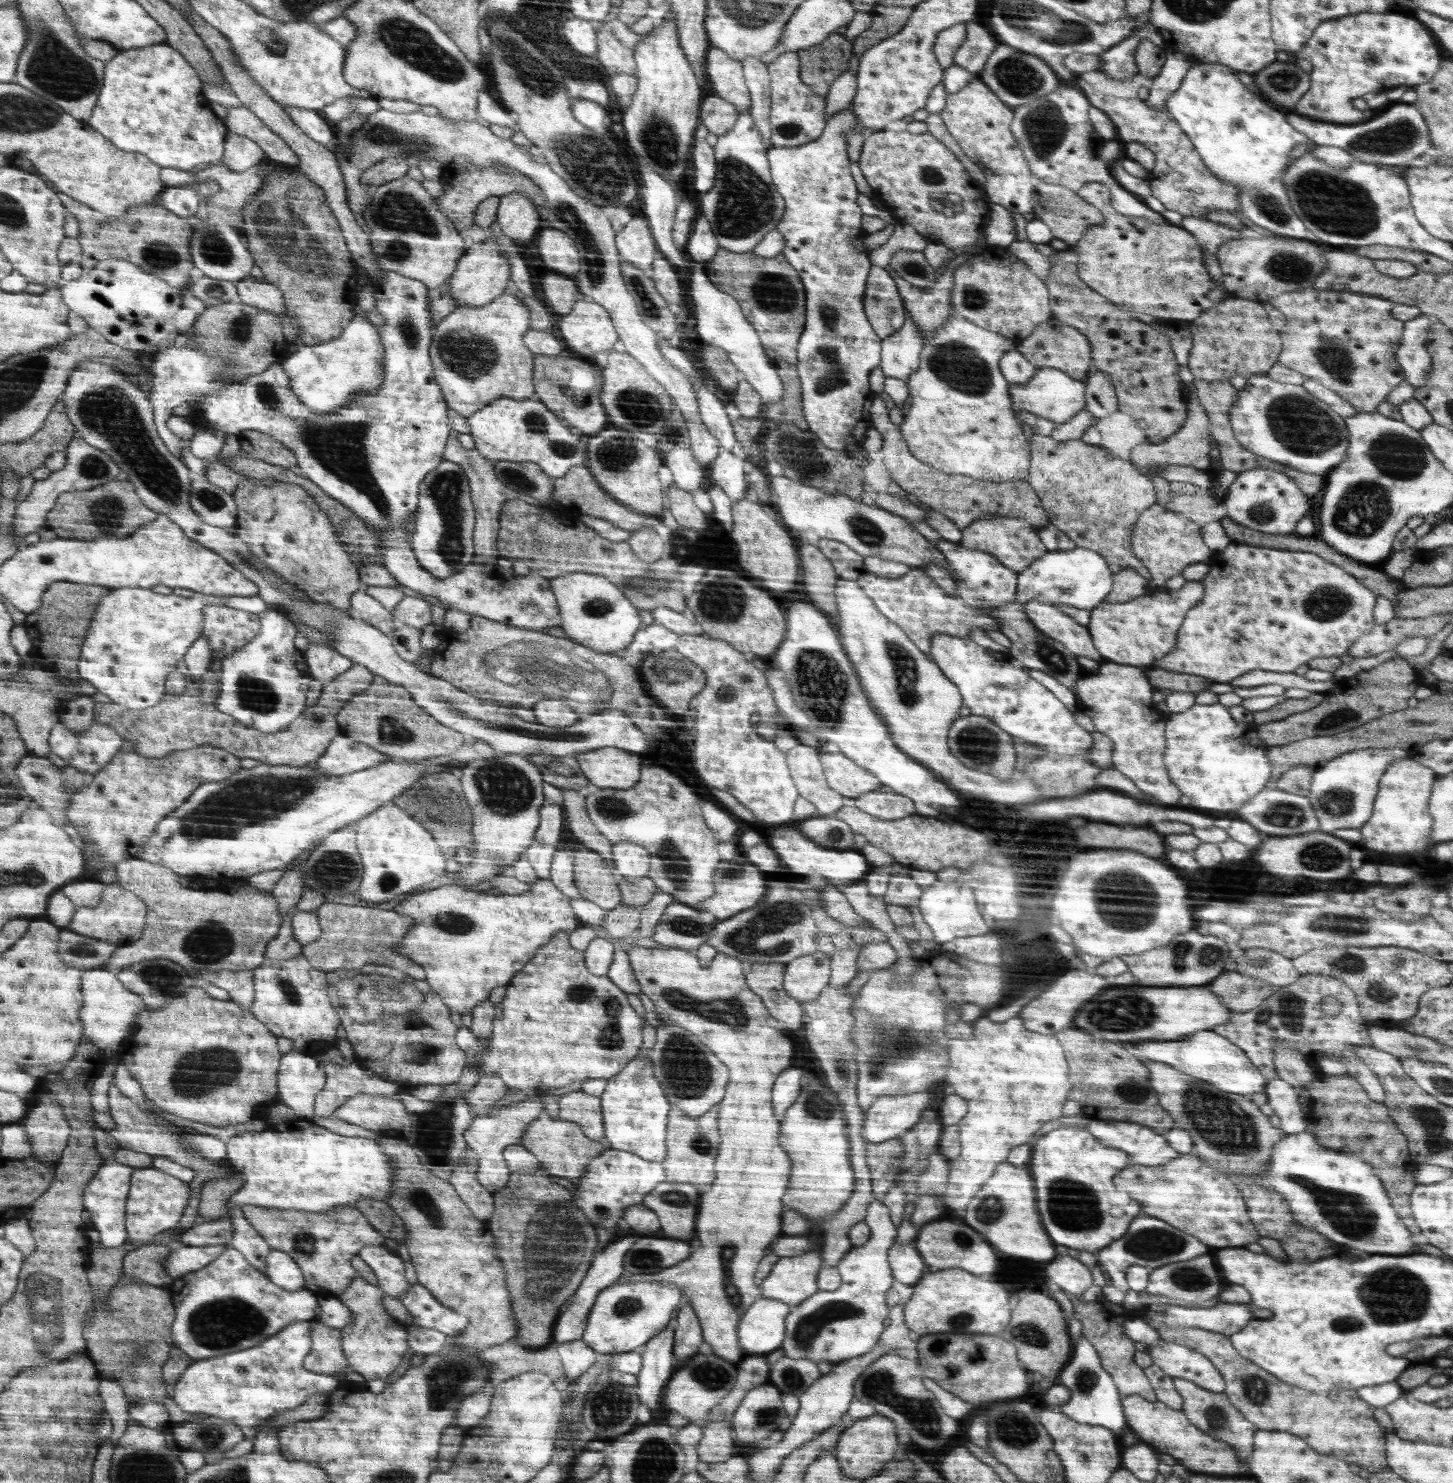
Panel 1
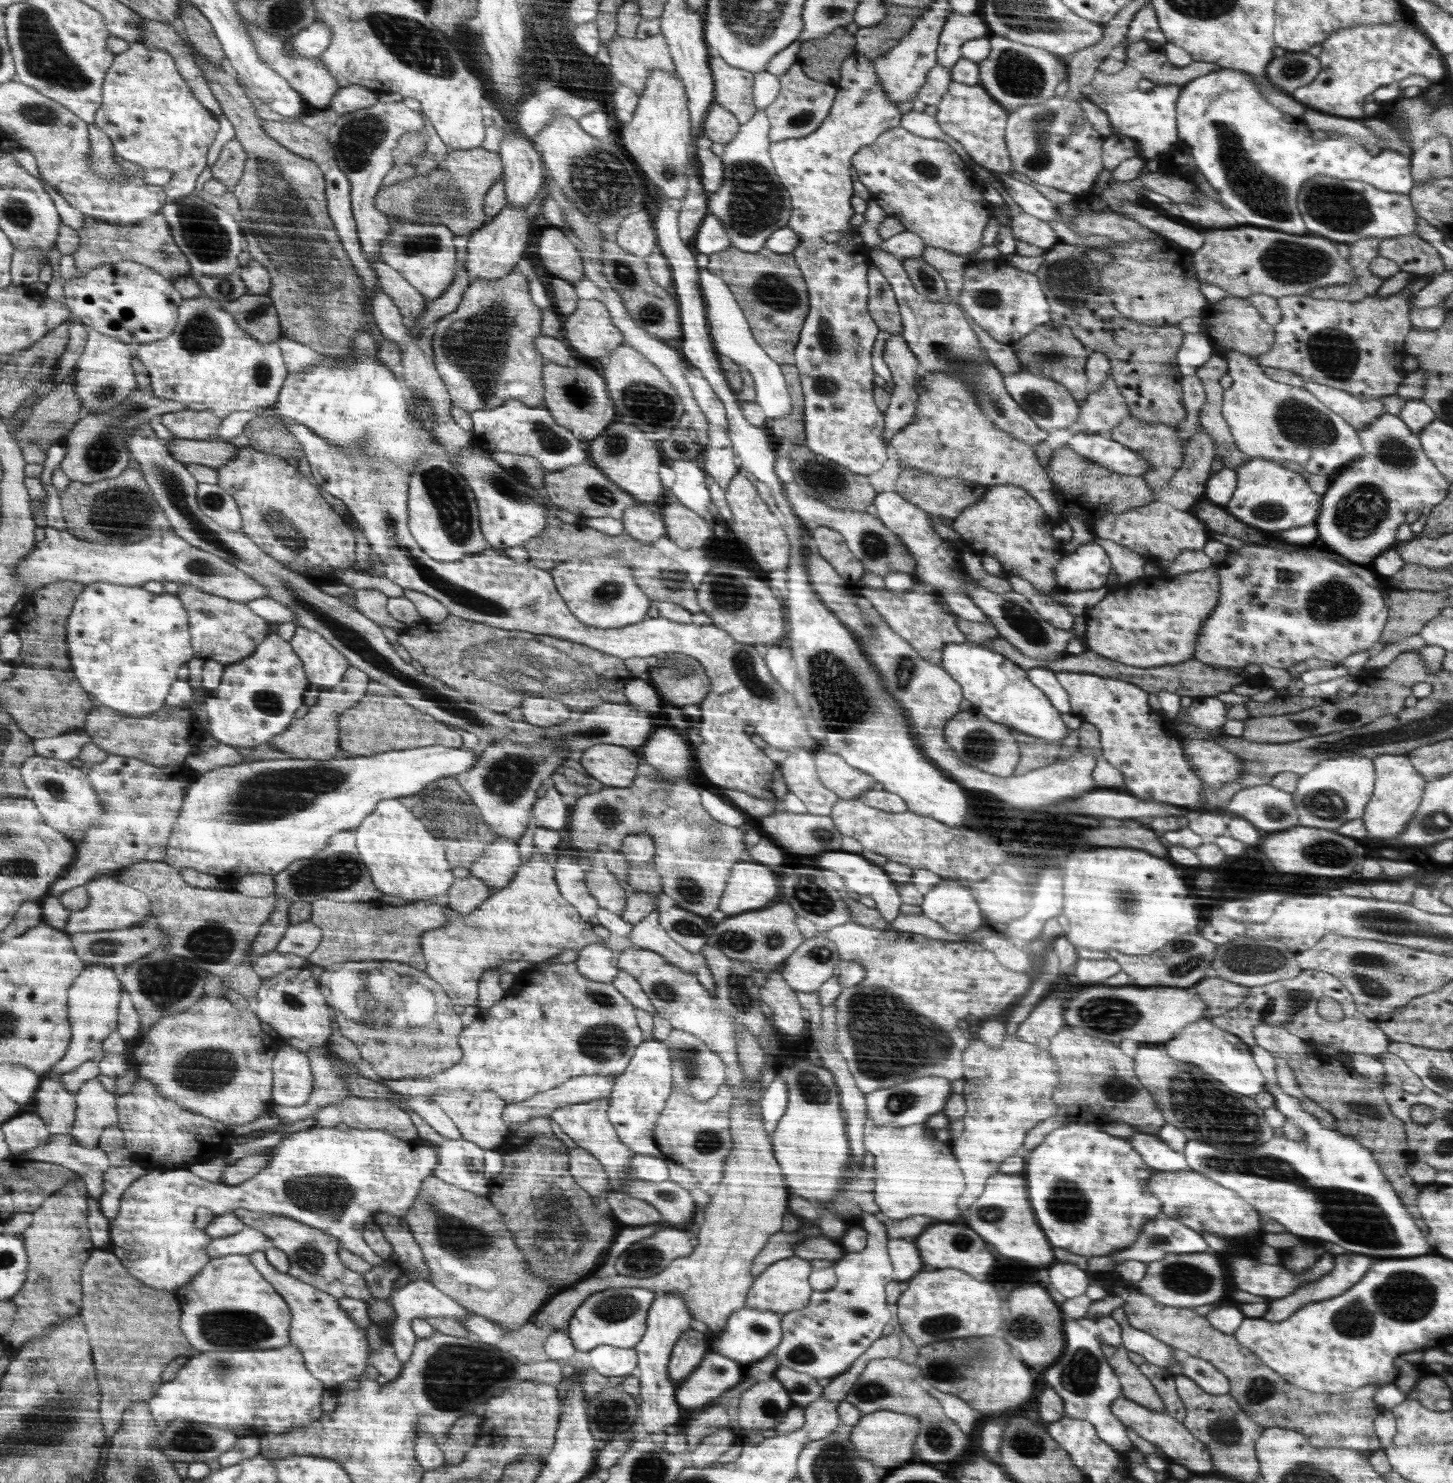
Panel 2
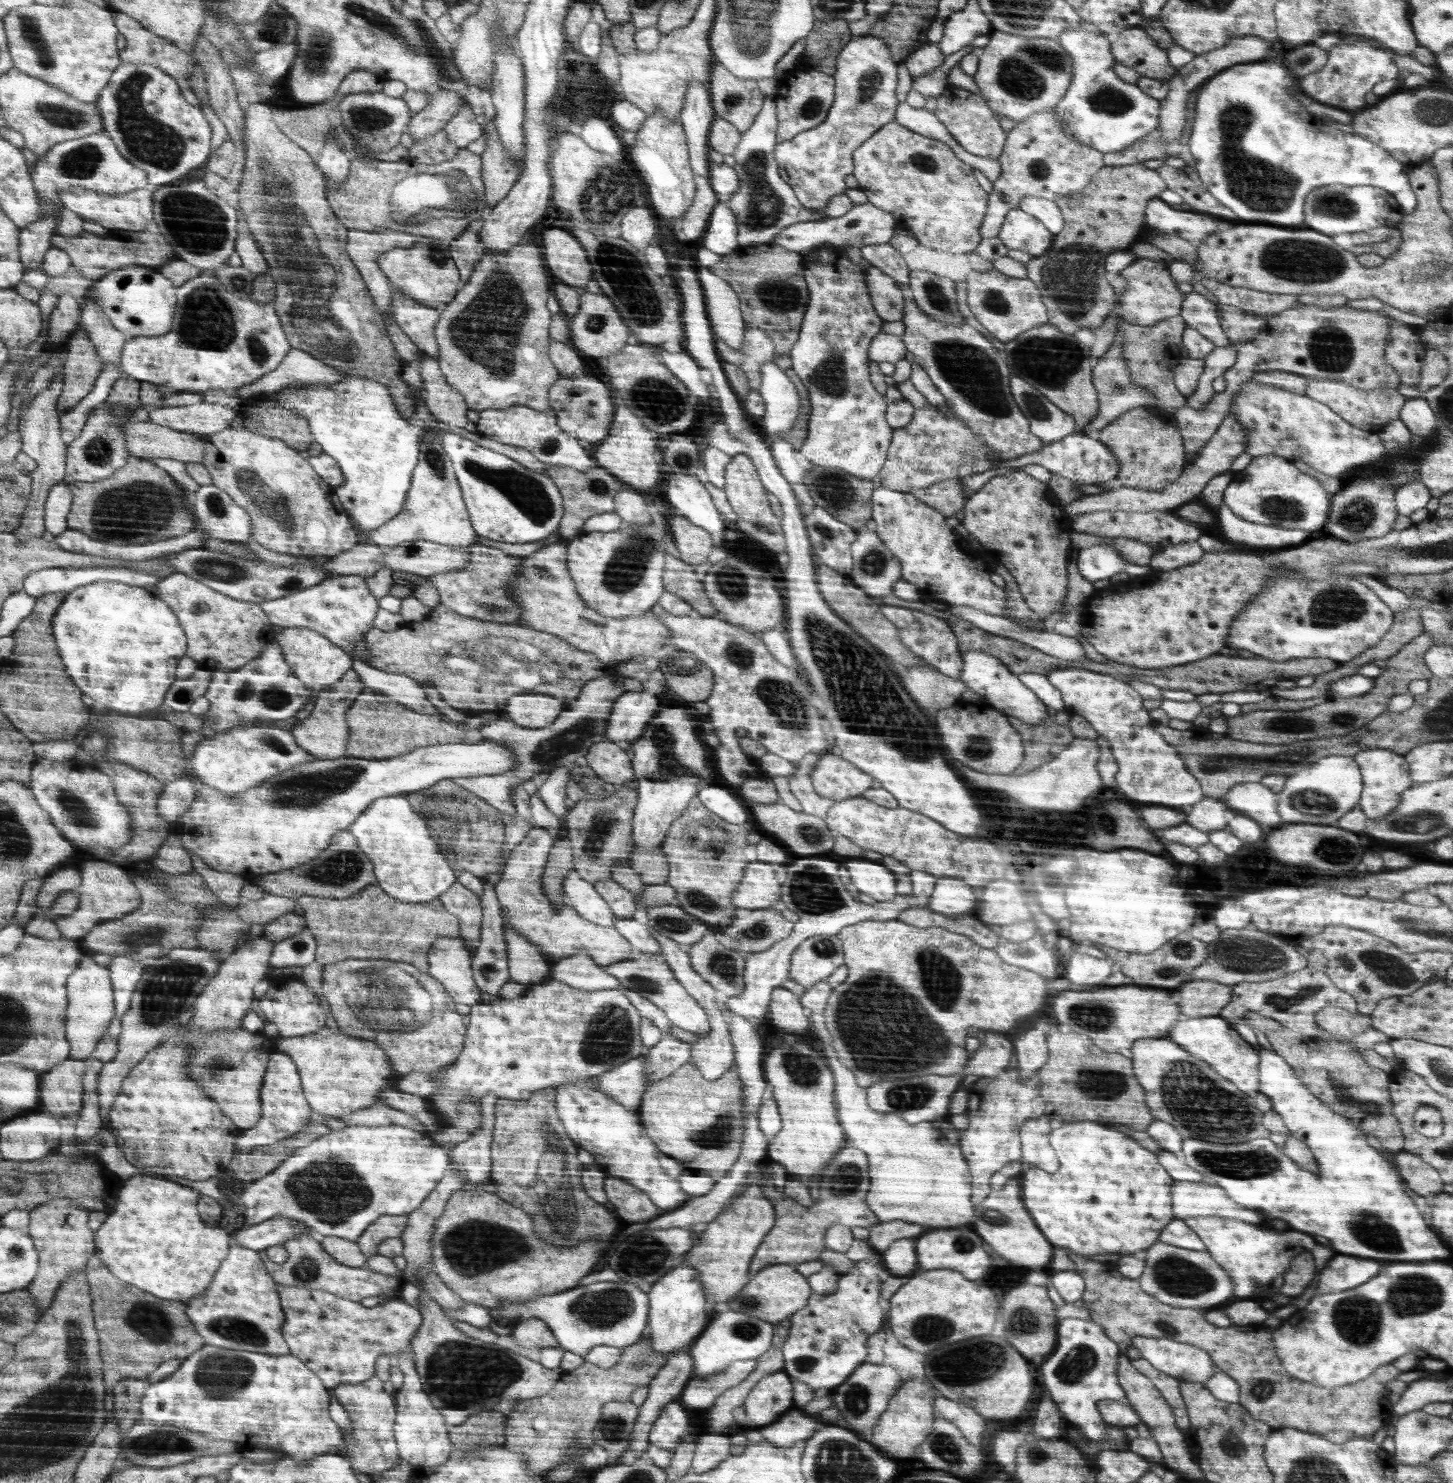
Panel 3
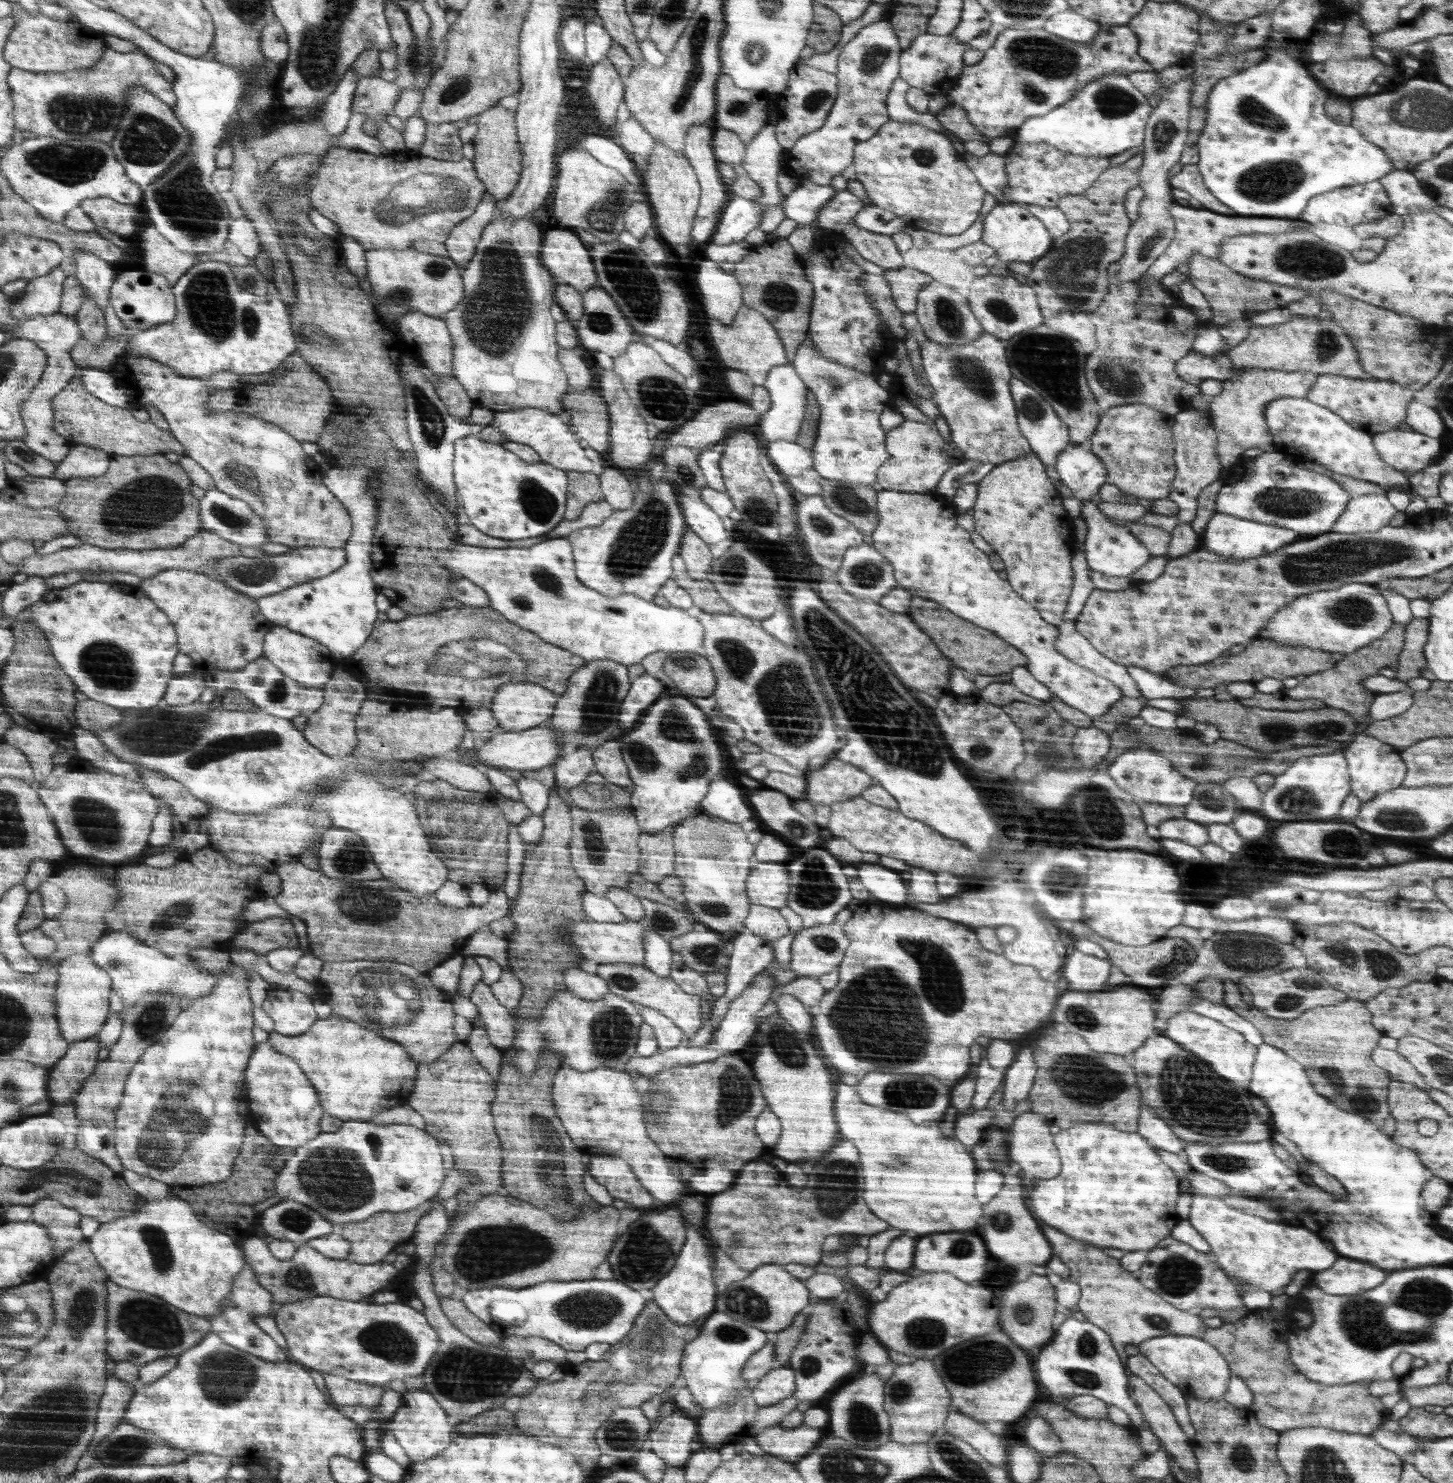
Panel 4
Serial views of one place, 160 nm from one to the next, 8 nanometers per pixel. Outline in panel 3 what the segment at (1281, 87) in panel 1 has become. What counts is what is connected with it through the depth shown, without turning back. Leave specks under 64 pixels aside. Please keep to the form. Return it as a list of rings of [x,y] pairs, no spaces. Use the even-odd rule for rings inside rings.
[[[1314,43],[1300,45],[1291,50],[1286,50],[1284,64],[1290,69],[1296,80],[1316,72],[1326,65],[1329,52],[1320,49]]]

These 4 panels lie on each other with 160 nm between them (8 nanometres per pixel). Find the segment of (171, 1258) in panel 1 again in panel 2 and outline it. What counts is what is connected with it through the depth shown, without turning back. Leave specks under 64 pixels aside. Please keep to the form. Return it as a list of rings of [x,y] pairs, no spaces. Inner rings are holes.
[[[245,1226],[245,1228],[232,1236],[213,1239],[204,1252],[208,1254],[208,1258],[220,1258],[229,1255],[250,1255],[252,1252],[263,1249],[264,1244],[268,1242],[268,1236],[264,1236],[262,1232],[254,1230],[254,1228]]]

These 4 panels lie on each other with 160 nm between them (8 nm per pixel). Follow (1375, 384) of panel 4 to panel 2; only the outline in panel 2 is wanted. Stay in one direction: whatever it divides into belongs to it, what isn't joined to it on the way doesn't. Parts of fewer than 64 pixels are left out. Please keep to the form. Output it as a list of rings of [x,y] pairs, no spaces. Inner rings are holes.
[[[1314,381],[1305,382],[1303,388],[1316,396],[1316,399],[1327,408],[1339,414],[1355,429],[1366,428],[1370,422],[1386,413],[1380,399],[1359,400],[1346,391],[1324,386]]]

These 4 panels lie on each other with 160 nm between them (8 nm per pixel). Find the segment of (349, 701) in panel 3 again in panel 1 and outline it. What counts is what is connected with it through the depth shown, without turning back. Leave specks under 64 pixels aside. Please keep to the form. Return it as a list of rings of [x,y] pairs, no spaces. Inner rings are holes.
[[[354,663],[348,671],[343,672],[342,675],[339,675],[330,684],[324,686],[322,694],[320,694],[318,702],[314,706],[308,708],[303,715],[299,715],[290,726],[278,732],[258,732],[253,728],[240,724],[231,716],[215,708],[215,700],[219,696],[219,682],[217,677],[211,672],[210,665],[199,684],[193,684],[188,679],[186,692],[183,692],[180,696],[165,694],[163,700],[154,707],[144,710],[128,710],[116,703],[106,704],[106,702],[97,702],[95,720],[114,728],[120,736],[123,736],[128,746],[132,743],[134,751],[142,757],[164,759],[168,754],[176,753],[177,751],[192,750],[200,748],[200,746],[214,746],[214,748],[220,748],[220,750],[231,753],[232,756],[236,756],[239,759],[250,758],[262,762],[262,764],[270,764],[270,766],[292,765],[301,767],[315,763],[327,752],[327,749],[332,744],[332,740],[334,740],[336,735],[340,734],[337,723],[339,710],[346,706],[352,698],[355,698],[359,692],[370,687],[374,676],[375,674],[370,669],[361,664]]]

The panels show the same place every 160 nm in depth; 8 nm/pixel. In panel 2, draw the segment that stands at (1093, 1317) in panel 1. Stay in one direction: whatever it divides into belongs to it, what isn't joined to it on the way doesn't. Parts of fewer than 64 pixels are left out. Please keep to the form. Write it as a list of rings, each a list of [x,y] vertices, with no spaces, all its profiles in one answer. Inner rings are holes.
[[[1103,1344],[1103,1353],[1107,1364],[1119,1378],[1122,1396],[1152,1412],[1165,1412],[1164,1403],[1149,1377],[1138,1369],[1138,1365],[1147,1362],[1143,1356],[1126,1350],[1121,1344]]]

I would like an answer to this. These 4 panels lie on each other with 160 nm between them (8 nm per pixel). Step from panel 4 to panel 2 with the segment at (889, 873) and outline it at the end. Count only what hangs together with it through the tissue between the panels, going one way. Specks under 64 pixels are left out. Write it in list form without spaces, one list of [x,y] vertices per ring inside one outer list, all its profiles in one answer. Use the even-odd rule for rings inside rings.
[[[826,852],[814,856],[812,864],[824,870],[838,872],[848,888],[858,894],[872,896],[876,900],[875,908],[887,922],[892,922],[898,916],[899,906],[902,904],[900,894],[882,868],[850,852]]]

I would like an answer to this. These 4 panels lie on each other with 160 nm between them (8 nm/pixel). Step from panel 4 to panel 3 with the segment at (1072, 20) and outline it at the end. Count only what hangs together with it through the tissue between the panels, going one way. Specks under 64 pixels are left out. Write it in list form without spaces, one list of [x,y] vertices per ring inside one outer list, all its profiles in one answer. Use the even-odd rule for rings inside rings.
[[[1085,23],[1076,28],[1066,27],[1058,41],[1072,61],[1070,86],[1054,108],[1065,134],[1106,153],[1124,150],[1157,128],[1161,100],[1144,94],[1137,84],[1124,82],[1116,76],[1110,37]]]

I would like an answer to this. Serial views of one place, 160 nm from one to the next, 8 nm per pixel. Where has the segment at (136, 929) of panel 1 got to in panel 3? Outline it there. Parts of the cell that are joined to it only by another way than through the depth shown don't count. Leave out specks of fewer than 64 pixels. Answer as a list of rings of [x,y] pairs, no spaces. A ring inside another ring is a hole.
[[[90,857],[81,860],[81,865],[84,872],[84,882],[79,887],[82,896],[81,908],[69,917],[59,917],[57,925],[62,930],[64,938],[82,941],[100,923],[120,918],[138,908],[141,898],[139,890],[132,885],[131,877],[121,865]]]

